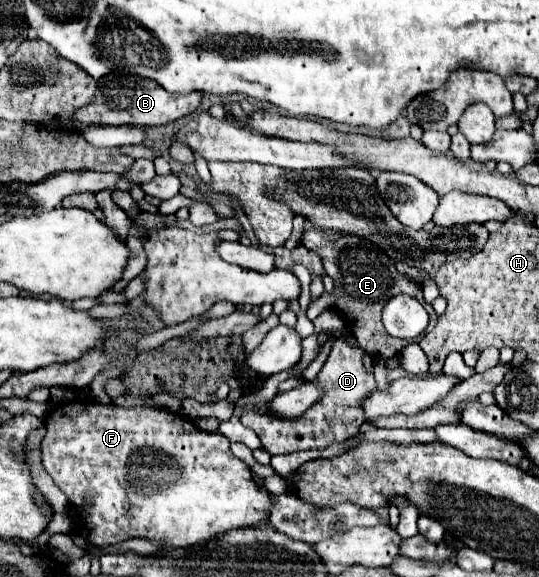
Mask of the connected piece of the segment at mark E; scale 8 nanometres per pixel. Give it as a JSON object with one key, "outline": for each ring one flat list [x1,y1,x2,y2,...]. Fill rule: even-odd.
{"outline":[[309,228,309,230,303,232,301,244,321,256,325,274,331,276,333,282,335,282,333,292,325,292,325,294,321,294,317,300,313,300,309,304,307,318,315,320,323,310,335,310,335,312,339,312,343,316,347,328,353,332,357,344,373,358,377,386,385,386,387,384,385,362,391,356,397,356,407,344,419,342,421,338,399,340,399,338,389,336,385,332,383,324,381,324,381,312,383,312,385,304,389,302,389,298,393,298,397,294,409,294,409,296,417,298,425,306,425,310,429,310,429,326,435,326,437,314,431,308,431,304,427,304,423,300,421,286,415,284,415,282,411,282,407,276,399,274,397,268,395,268,395,264,391,262,391,258,385,252,381,252,381,248,377,248,373,242,369,242,369,240,365,240,361,236,335,234,335,232,325,232,325,230]]}

